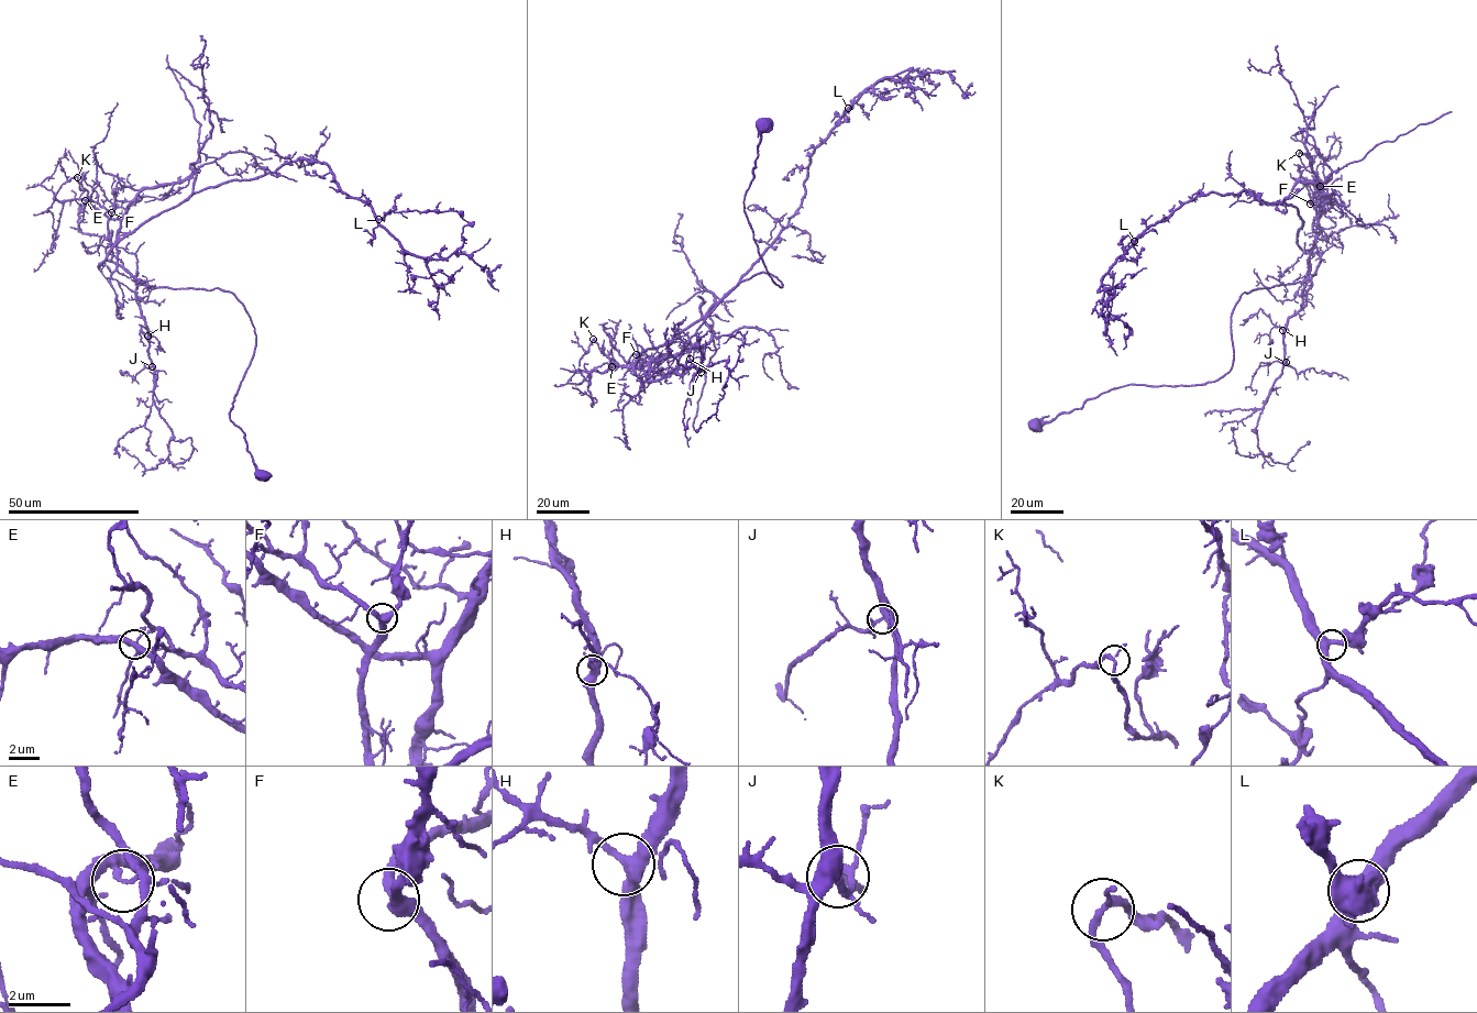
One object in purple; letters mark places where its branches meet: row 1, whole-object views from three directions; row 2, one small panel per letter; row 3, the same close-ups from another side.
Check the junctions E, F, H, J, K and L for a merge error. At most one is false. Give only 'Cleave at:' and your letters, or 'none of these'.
Cleave at: E

